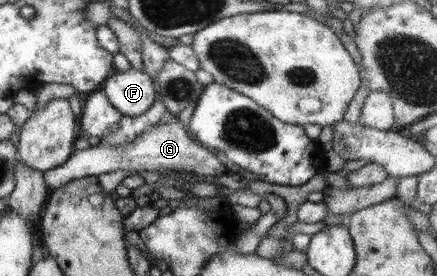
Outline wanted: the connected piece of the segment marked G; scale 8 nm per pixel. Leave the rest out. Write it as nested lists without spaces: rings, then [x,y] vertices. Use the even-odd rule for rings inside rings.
[[[174,113],[171,120],[159,122],[142,132],[130,144],[126,146],[105,146],[94,142],[91,147],[74,151],[68,161],[58,167],[43,173],[44,182],[48,190],[61,188],[74,180],[85,177],[98,177],[100,174],[116,172],[116,170],[130,170],[132,172],[148,171],[162,172],[162,170],[178,170],[178,172],[190,172],[202,176],[222,175],[228,172],[217,155],[196,143],[188,137],[188,132],[179,119],[178,113]]]

